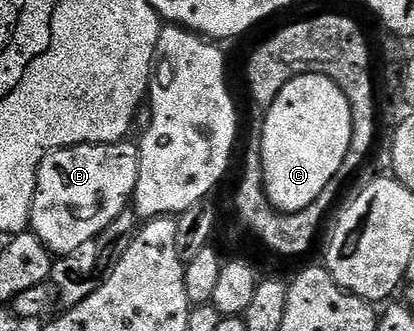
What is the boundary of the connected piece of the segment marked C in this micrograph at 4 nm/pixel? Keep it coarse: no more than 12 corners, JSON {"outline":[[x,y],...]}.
{"outline":[[295,77],[264,112],[269,206],[307,209],[353,136],[335,81]]}

